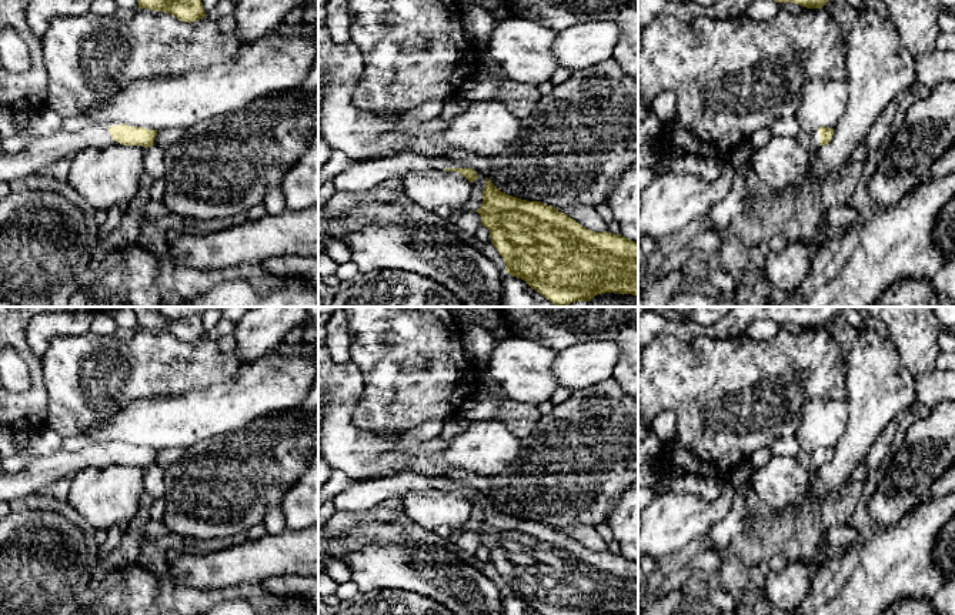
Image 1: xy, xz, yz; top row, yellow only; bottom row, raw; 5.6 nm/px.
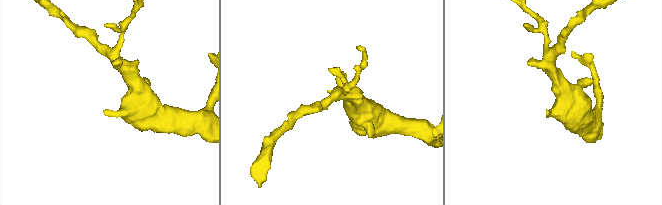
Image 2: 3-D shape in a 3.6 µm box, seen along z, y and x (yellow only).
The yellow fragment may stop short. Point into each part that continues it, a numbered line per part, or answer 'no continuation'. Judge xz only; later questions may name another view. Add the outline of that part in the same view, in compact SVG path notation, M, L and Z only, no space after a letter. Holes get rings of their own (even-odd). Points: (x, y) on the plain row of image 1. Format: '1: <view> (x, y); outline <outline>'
1: xz (361, 495); outline M403 472L388 478L355 479L331 501L337 511L365 512L378 504L394 504L410 491L428 488L468 488L468 485L447 477L423 477Z

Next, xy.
1: xy (40, 471); outline M113 442L106 447L87 447L79 452L67 452L60 449L57 454L50 457L33 457L27 465L24 465L16 474L1 474L0 475L0 501L13 501L17 498L24 498L31 494L40 494L49 484L63 477L73 477L79 471L87 467L104 467L108 464L121 464L111 458L108 451L110 447L118 445L120 442Z

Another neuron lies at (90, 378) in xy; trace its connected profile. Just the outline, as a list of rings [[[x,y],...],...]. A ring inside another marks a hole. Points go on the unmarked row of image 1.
[[[137,328],[128,341],[90,331],[54,337],[41,364],[49,391],[46,427],[73,438],[138,398],[206,390],[250,362],[223,352],[214,335],[184,342],[166,331]]]

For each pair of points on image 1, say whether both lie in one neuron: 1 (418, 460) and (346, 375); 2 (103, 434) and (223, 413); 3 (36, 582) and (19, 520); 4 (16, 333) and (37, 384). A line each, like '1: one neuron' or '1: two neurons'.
1: one neuron
2: one neuron
3: one neuron
4: one neuron

